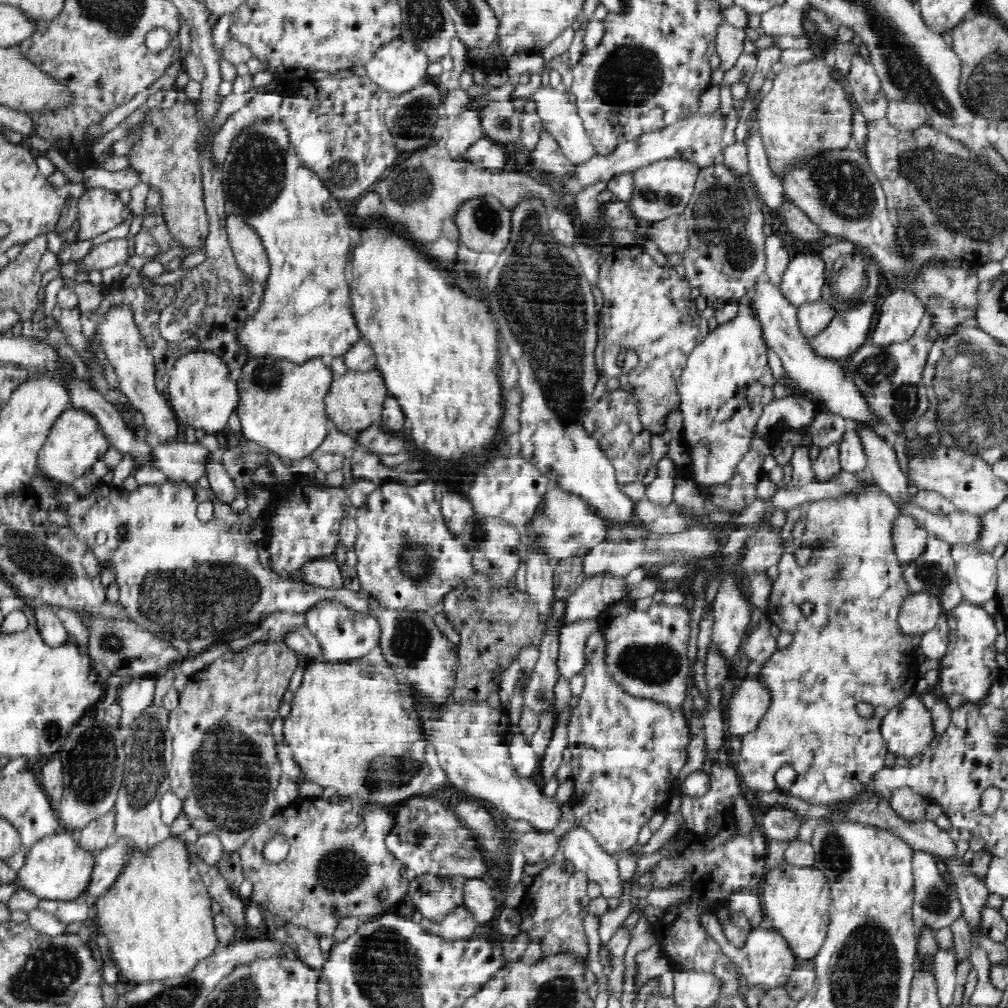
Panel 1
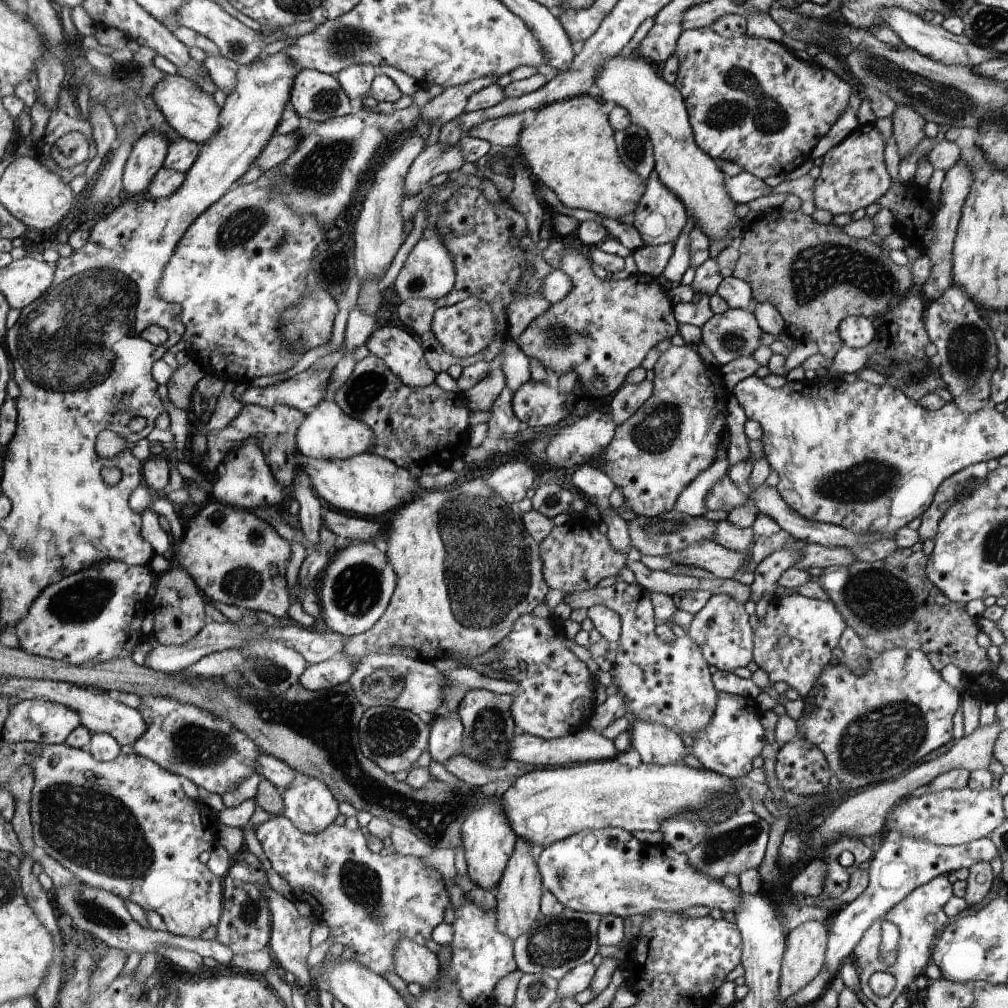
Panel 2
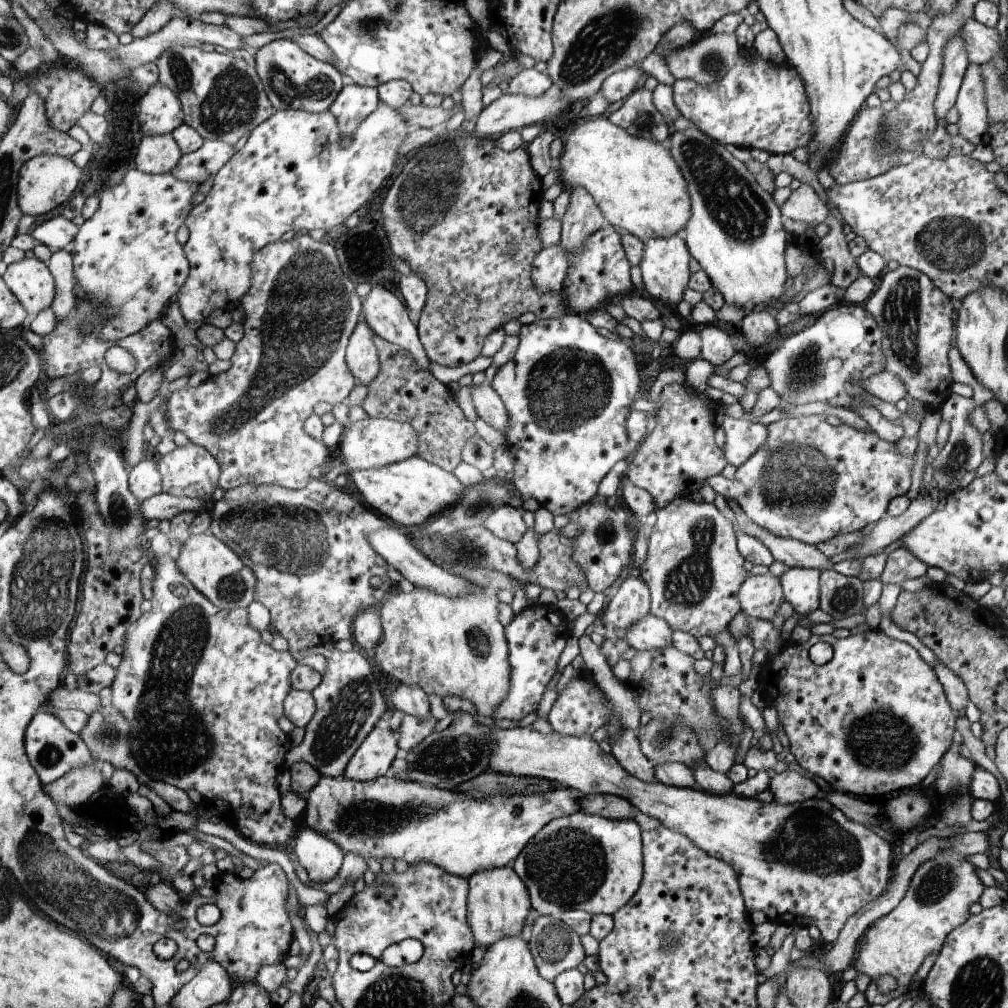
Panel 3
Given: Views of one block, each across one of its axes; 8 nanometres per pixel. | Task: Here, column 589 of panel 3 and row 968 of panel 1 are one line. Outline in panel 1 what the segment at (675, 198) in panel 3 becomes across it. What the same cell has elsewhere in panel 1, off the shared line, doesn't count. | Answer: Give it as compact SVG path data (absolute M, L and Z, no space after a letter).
M170 834L148 850L140 850L136 842L128 844L126 864L120 876L114 880L112 888L102 898L98 898L96 916L102 932L108 938L108 954L116 962L122 980L134 984L184 976L196 966L198 960L212 956L220 946L214 930L212 896L204 886L204 880L190 856L190 848L184 842L184 836Z

